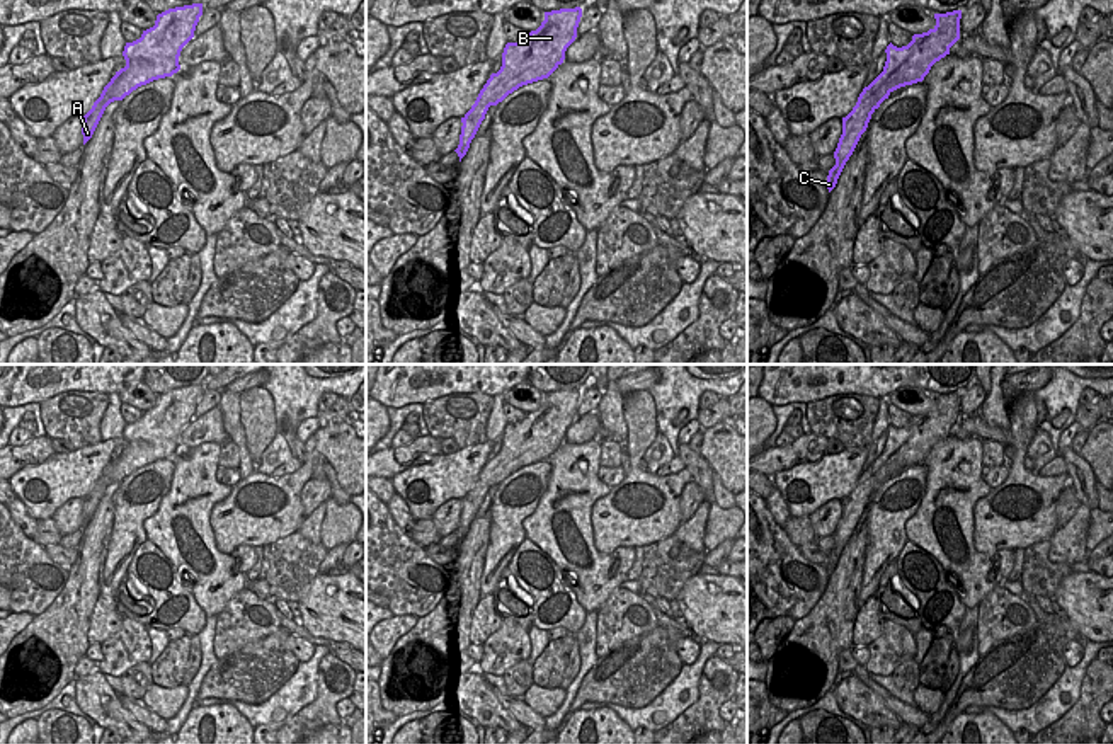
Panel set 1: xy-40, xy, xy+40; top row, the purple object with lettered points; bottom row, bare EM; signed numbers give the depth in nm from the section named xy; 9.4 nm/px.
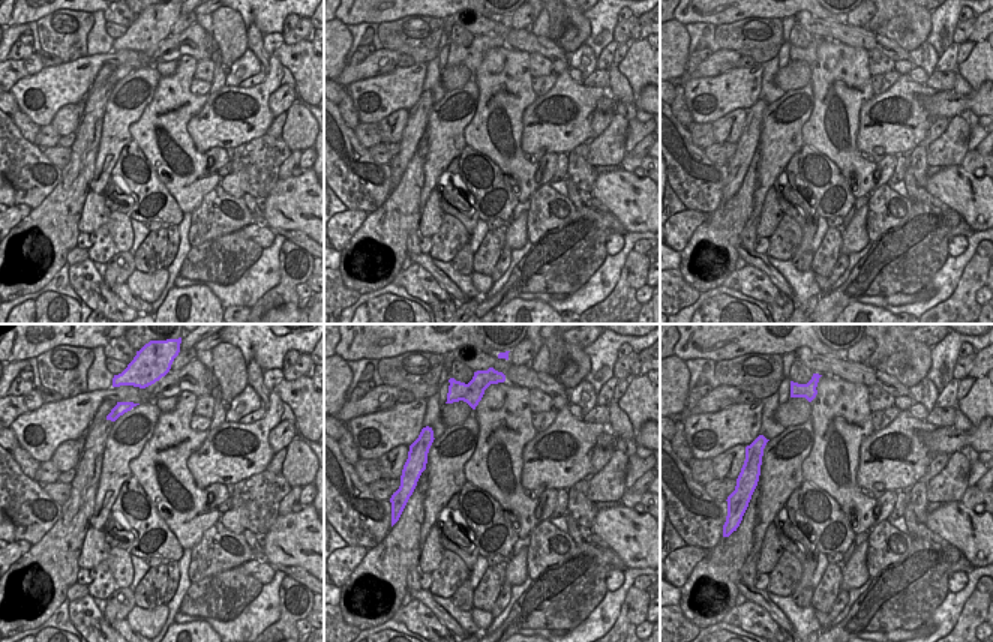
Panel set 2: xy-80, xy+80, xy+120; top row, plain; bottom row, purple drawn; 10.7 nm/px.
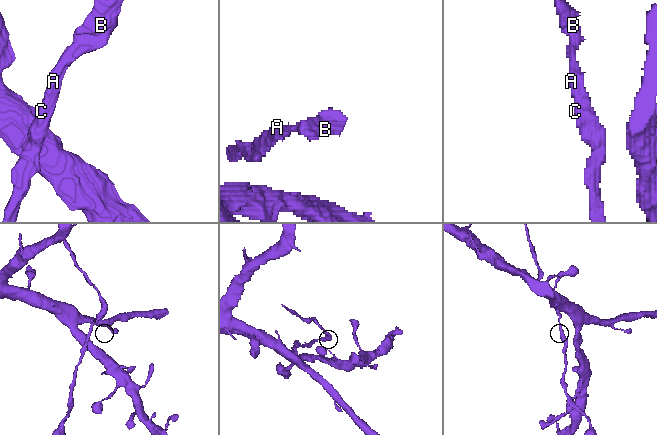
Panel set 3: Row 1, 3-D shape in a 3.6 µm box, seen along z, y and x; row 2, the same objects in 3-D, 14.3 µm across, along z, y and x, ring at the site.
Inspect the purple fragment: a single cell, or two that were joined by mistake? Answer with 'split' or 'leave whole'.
leave whole

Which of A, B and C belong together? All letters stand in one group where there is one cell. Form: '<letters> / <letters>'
A B C

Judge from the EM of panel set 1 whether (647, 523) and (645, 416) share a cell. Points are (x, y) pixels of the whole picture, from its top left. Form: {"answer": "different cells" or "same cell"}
{"answer": "same cell"}

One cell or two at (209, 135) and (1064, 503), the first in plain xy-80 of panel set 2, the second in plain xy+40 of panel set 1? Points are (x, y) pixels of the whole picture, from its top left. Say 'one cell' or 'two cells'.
two cells

